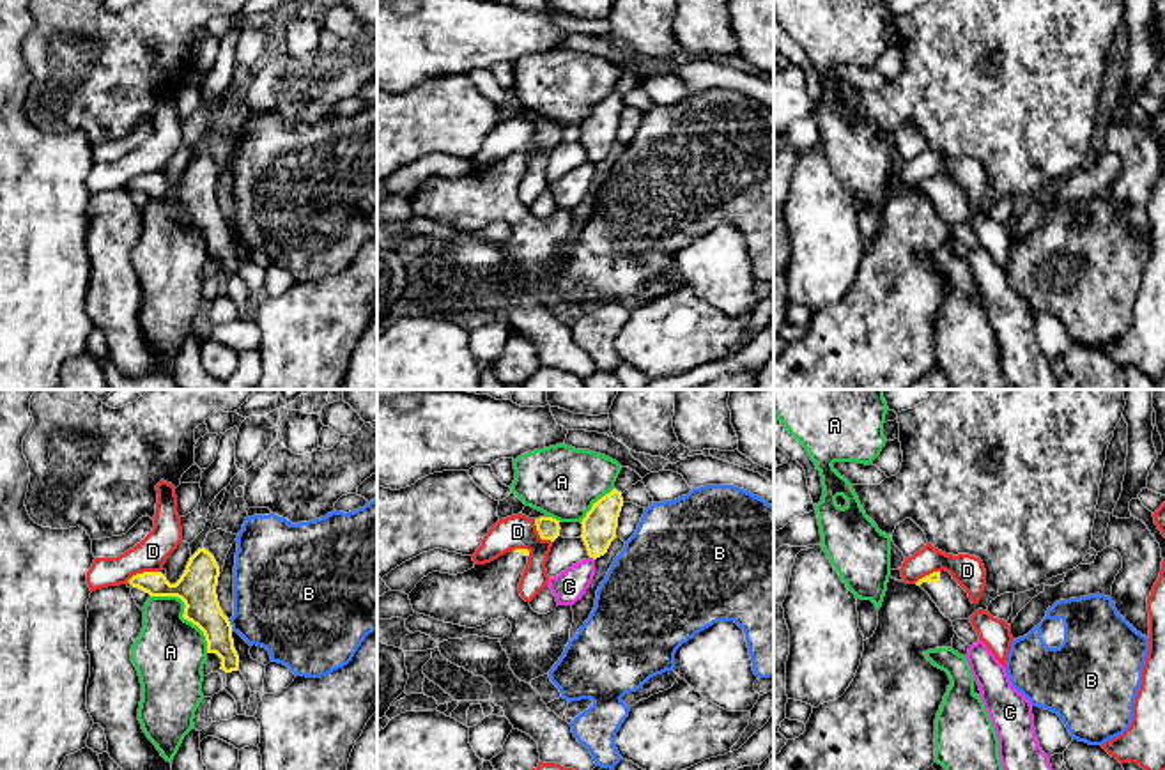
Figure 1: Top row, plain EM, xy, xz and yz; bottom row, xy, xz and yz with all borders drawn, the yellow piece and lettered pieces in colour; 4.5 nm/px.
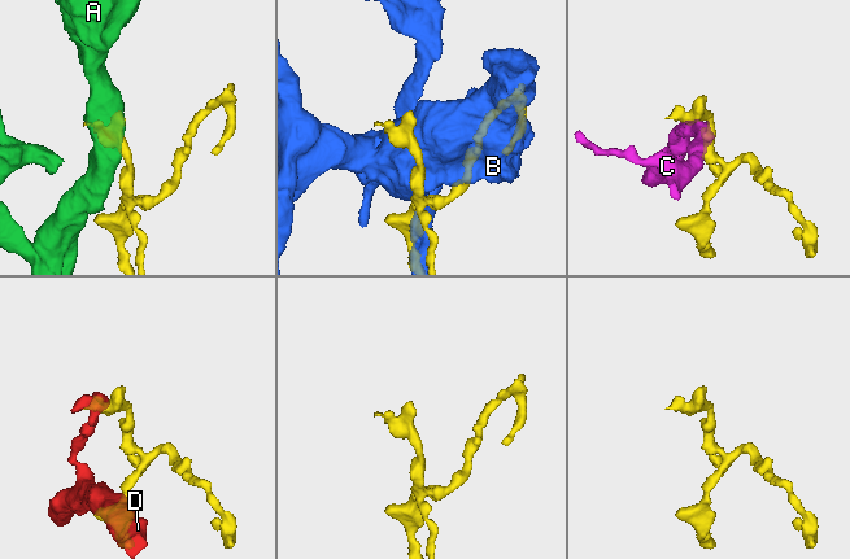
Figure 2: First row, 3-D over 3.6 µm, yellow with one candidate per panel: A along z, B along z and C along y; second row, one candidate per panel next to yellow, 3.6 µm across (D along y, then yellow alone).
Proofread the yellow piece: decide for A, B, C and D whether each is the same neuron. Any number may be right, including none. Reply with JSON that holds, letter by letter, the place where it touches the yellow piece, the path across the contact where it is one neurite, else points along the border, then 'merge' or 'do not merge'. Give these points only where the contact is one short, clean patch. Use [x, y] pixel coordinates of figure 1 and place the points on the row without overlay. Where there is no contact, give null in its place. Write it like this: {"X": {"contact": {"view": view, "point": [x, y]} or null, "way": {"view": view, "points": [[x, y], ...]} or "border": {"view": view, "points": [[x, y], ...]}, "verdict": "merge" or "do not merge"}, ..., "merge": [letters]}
{"A": {"contact": {"view": "xy", "point": [185, 216]}, "verdict": "do not merge"}, "B": {"contact": {"view": "xy", "point": [231, 229]}, "verdict": "do not merge"}, "C": {"contact": {"view": "xz", "point": [592, 160]}, "border": {"view": "xz", "points": [[590, 160], [594, 163]]}, "verdict": "do not merge"}, "D": {"contact": {"view": "xy", "point": [144, 176]}, "verdict": "do not merge"}, "merge": []}

